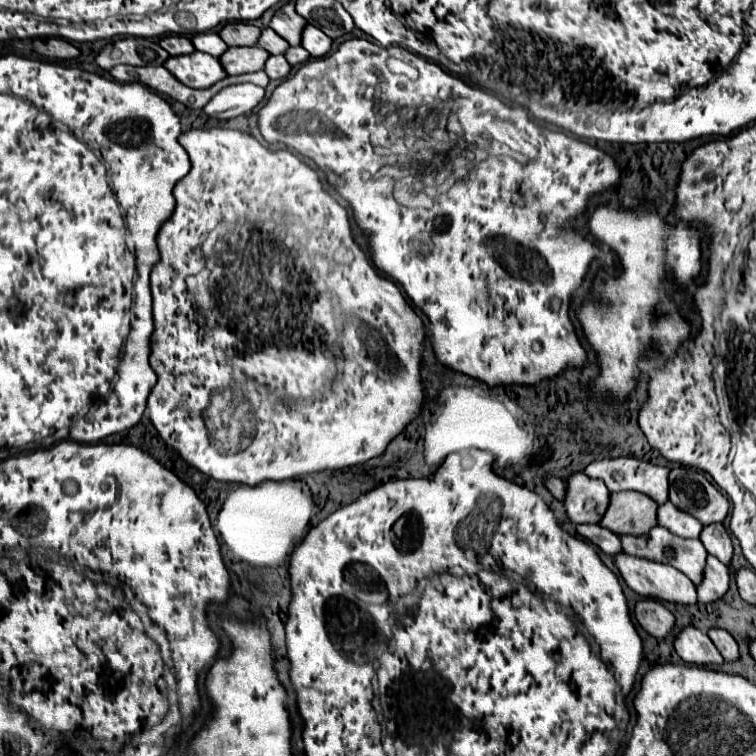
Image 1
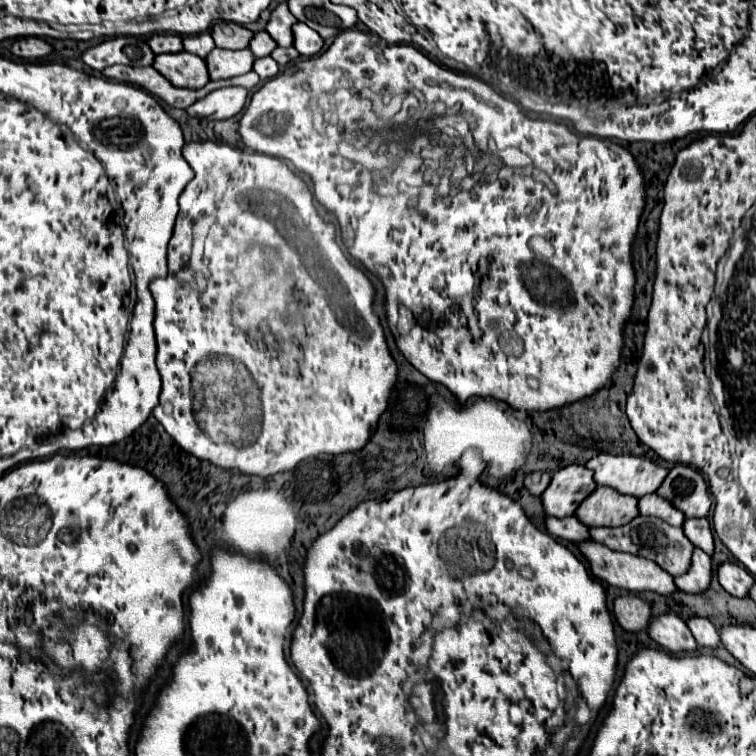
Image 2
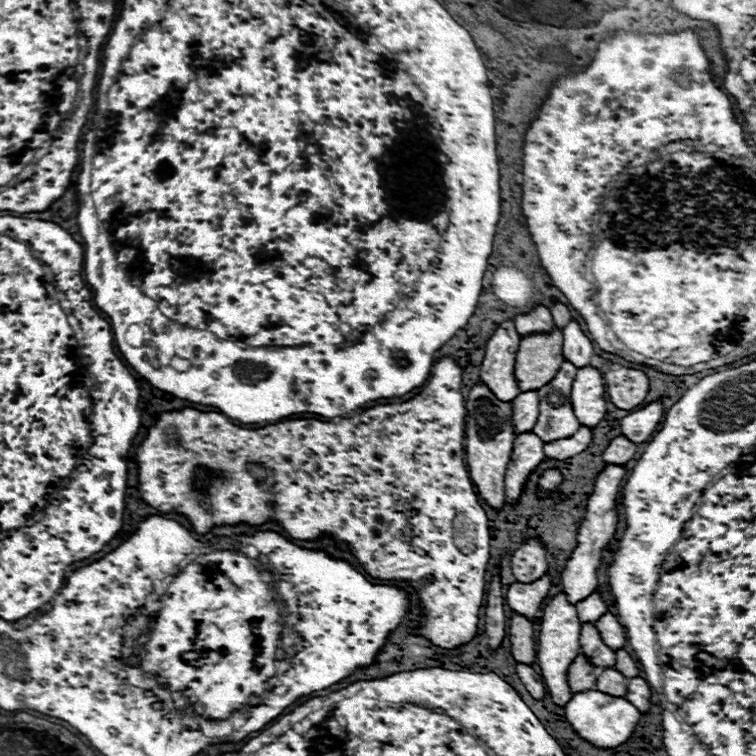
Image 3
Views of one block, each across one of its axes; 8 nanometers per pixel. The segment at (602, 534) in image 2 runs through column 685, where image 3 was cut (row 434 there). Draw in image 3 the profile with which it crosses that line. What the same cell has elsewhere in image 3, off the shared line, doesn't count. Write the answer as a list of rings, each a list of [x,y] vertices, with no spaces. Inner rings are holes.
[[[562,362],[556,378],[538,390],[540,414],[532,432],[542,442],[554,442],[560,438],[570,438],[578,428],[578,420],[572,412],[570,390],[576,378],[576,368],[570,362]]]

